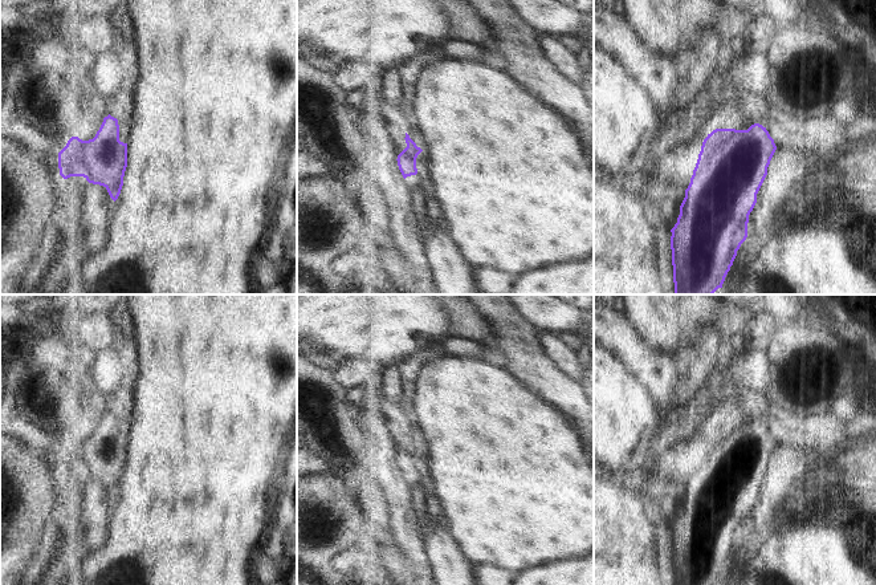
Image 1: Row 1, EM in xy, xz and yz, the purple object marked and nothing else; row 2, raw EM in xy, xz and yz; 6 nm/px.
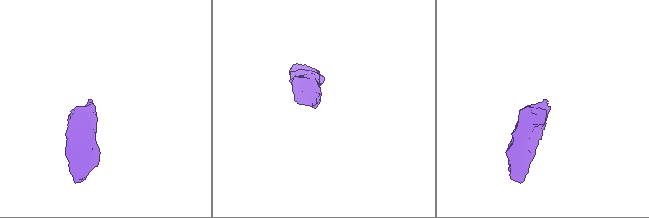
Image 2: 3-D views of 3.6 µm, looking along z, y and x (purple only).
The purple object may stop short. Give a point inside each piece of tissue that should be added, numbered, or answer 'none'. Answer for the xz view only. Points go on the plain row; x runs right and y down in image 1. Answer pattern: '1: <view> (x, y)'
1: xz (414, 479)

